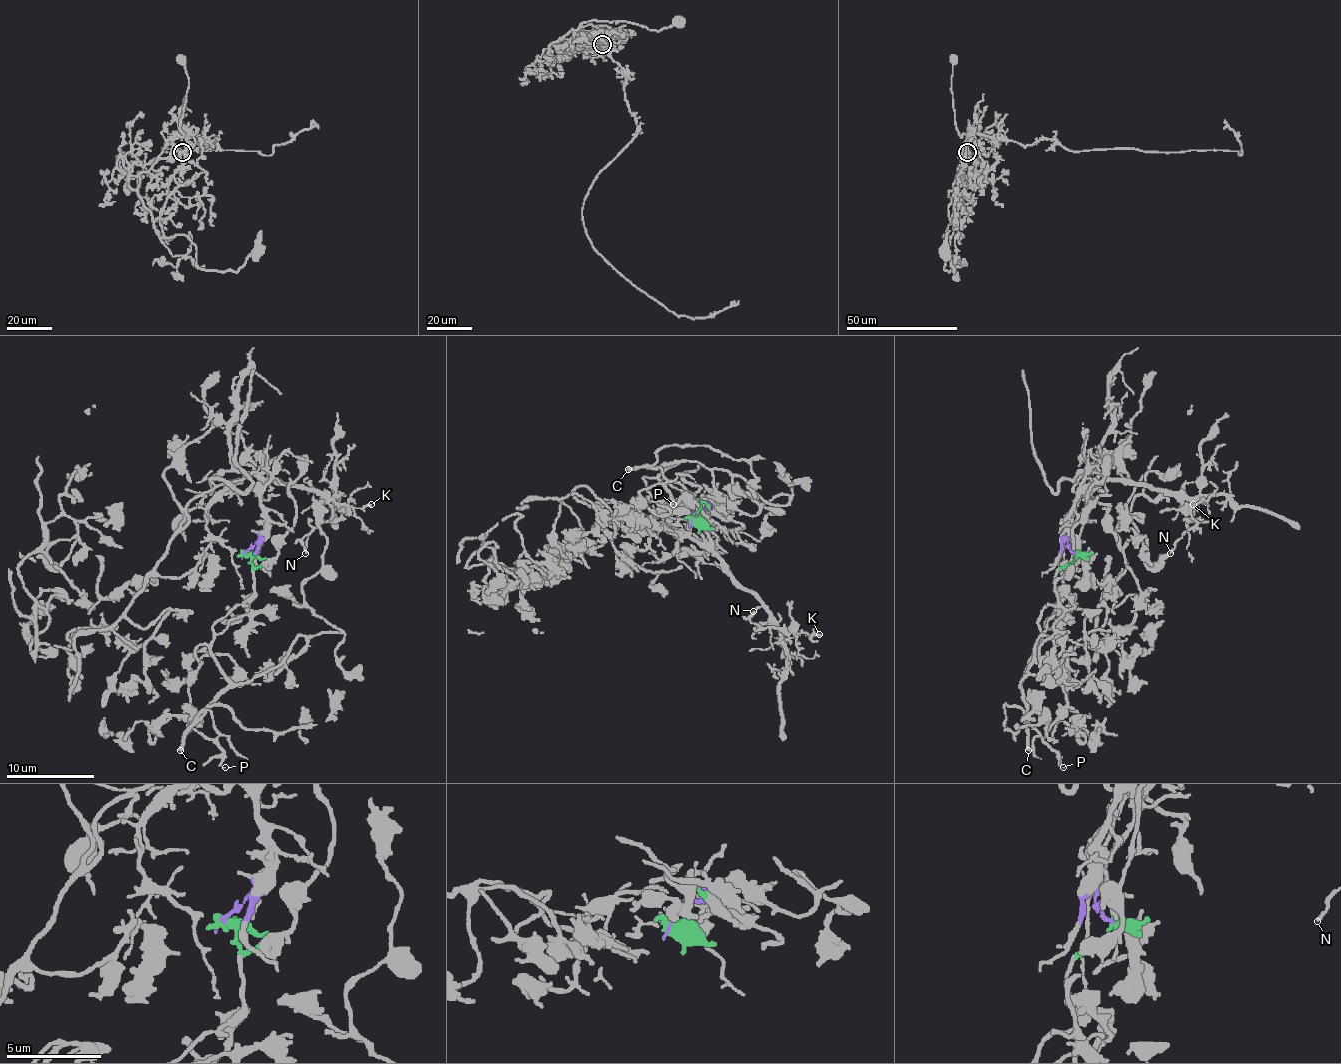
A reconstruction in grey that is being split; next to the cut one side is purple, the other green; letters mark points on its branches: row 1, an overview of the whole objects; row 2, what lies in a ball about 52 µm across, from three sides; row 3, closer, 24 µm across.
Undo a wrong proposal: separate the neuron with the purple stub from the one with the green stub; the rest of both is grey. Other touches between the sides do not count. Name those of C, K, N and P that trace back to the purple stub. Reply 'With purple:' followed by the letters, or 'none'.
With purple: K, N

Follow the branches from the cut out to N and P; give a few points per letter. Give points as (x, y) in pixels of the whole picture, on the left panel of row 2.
N: (245, 554), (263, 529), (265, 481), (323, 492), (338, 507), (338, 518), (316, 525), (303, 538), (305, 554)
P: (245, 554), (254, 573), (254, 593), (214, 624), (210, 651), (228, 682), (210, 706), (225, 768)

